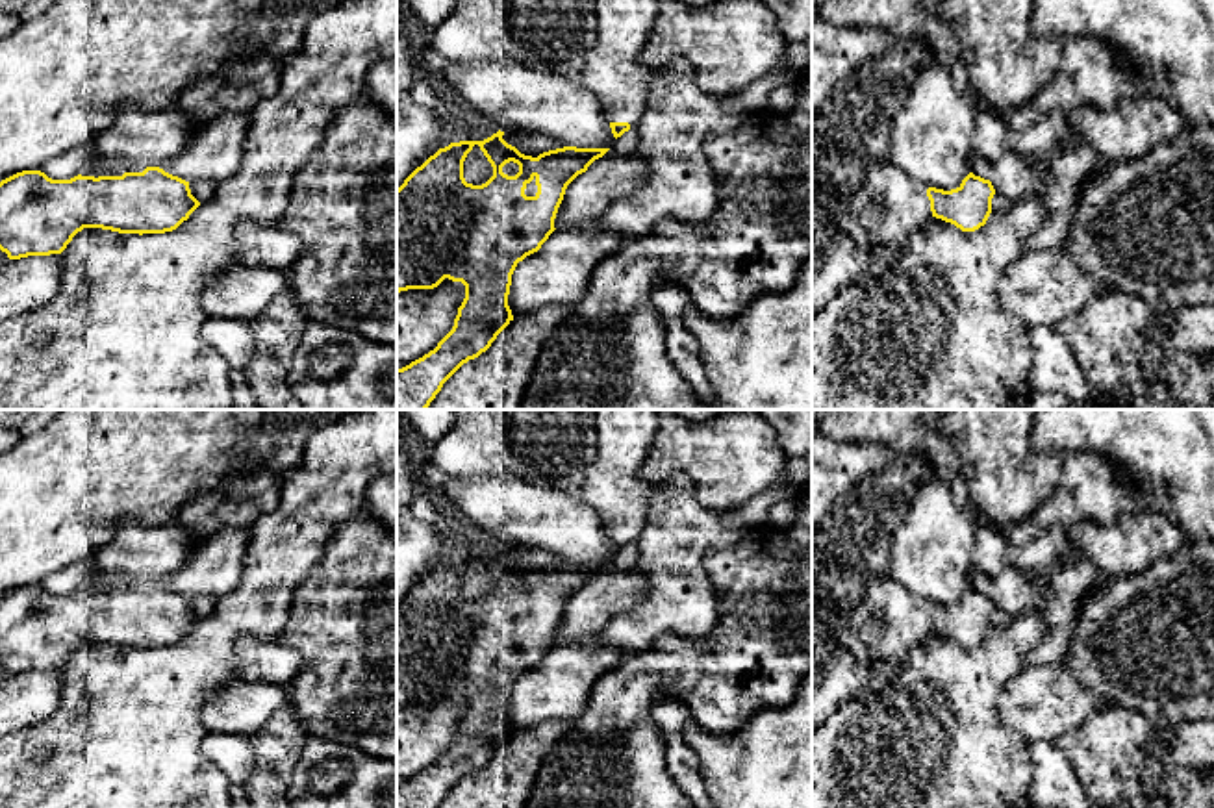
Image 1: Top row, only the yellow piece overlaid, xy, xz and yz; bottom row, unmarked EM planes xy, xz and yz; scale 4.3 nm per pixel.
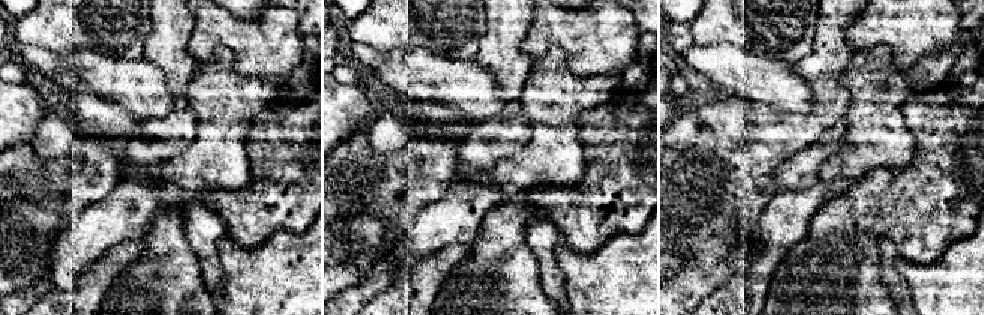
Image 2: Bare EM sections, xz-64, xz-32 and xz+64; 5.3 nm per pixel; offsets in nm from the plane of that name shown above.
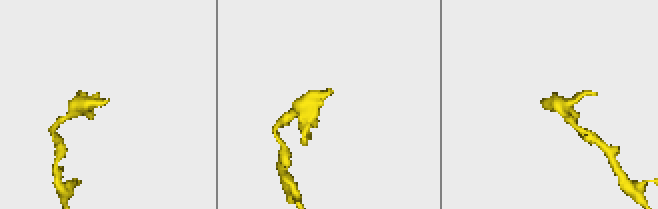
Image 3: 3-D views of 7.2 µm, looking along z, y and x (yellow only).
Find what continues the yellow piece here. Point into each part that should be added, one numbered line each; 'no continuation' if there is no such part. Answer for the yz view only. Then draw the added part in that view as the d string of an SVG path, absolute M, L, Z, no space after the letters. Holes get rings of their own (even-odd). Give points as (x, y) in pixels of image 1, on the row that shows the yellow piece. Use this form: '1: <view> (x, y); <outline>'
1: yz (886, 208); M886 158L867 165L862 183L845 195L838 230L867 250L901 248L932 219L927 193Z

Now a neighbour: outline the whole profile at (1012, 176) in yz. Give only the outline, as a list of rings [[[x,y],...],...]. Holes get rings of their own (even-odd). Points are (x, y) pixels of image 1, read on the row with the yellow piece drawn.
[[[1005,152],[993,163],[980,156],[969,158],[969,169],[975,176],[990,180],[995,193],[1010,202],[1036,195],[1047,204],[1047,183],[1042,165],[1025,159],[1014,152]]]

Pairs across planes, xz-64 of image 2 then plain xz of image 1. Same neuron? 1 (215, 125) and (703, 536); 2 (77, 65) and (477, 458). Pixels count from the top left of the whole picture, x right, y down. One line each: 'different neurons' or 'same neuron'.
1: same neuron
2: different neurons

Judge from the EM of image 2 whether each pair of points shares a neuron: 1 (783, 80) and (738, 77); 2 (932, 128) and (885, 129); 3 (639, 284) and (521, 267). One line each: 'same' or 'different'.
1: same
2: different
3: different

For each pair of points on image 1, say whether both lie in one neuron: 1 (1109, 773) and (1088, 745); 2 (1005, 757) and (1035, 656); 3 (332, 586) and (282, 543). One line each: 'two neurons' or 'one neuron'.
1: one neuron
2: two neurons
3: two neurons

